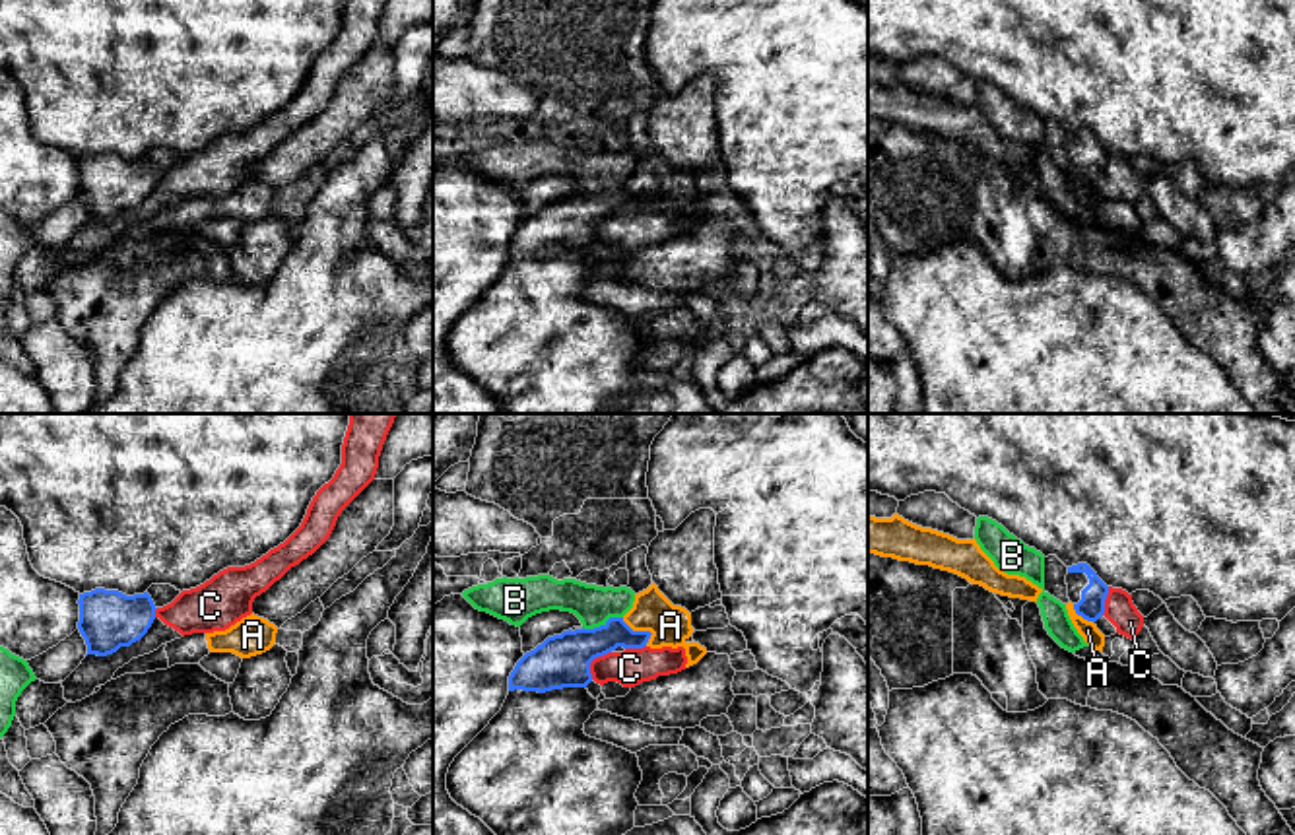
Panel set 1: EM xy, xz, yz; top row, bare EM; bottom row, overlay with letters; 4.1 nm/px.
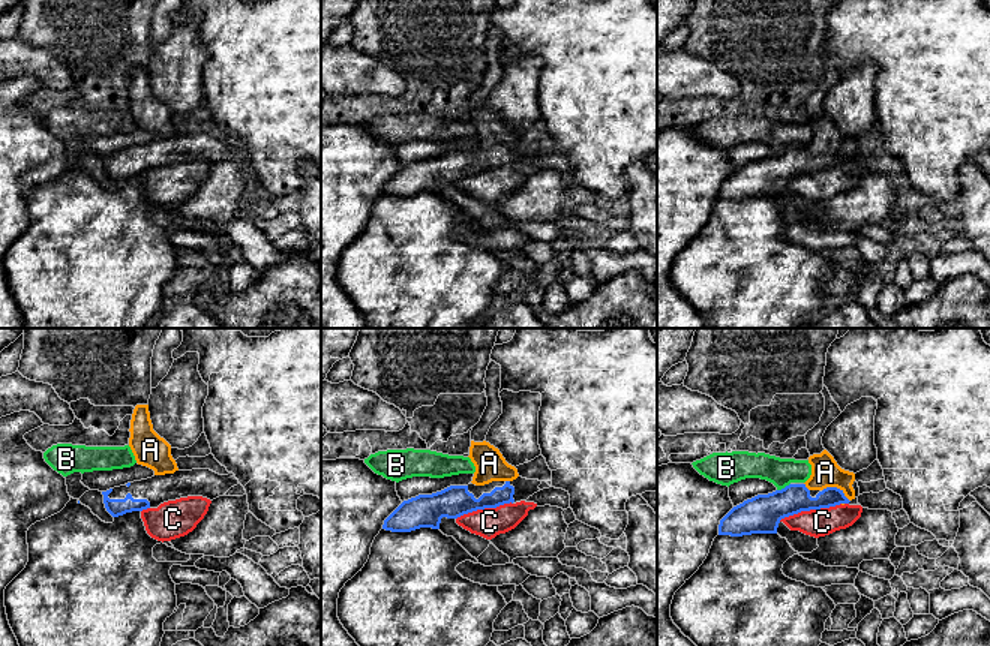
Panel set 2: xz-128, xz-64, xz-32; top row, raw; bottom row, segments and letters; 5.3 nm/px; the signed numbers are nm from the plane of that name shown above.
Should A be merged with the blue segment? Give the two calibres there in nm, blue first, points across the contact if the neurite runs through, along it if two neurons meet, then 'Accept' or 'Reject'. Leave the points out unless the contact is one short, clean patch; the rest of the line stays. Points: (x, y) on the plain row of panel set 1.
Thickness 140 nm (blue) against 170 nm. Boundary: xz (622, 183), (633, 195), (647, 195), (651, 199), (647, 210). Reject

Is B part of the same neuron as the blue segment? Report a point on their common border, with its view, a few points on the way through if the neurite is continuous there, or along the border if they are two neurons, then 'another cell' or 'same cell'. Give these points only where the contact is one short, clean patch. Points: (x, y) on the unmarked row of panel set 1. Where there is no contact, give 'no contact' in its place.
meets blue in xz at (602, 191); border along xz (622, 181), (610, 181), (598, 191), (583, 193); another cell

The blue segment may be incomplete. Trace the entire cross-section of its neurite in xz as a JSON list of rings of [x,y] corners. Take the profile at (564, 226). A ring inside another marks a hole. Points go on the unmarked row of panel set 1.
[[[610,183],[594,194],[563,196],[526,217],[509,241],[509,256],[546,258],[563,252],[586,252],[592,247],[590,227],[617,212],[643,214],[650,196],[633,196],[623,183]]]

